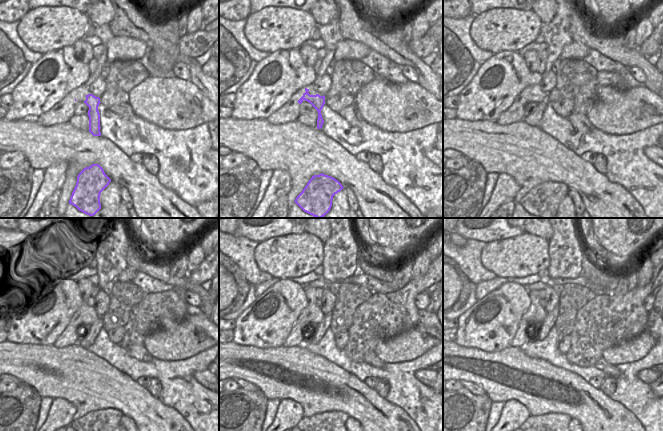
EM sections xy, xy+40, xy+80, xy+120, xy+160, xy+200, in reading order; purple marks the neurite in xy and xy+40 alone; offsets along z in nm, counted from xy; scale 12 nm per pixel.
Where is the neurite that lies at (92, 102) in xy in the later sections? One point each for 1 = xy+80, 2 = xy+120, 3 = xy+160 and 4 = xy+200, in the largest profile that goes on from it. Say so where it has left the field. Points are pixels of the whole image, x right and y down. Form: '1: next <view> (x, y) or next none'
1: next xy+80 (531, 96)
2: next xy+120 (82, 319)
3: next xy+160 (305, 319)
4: next xy+200 (528, 315)

